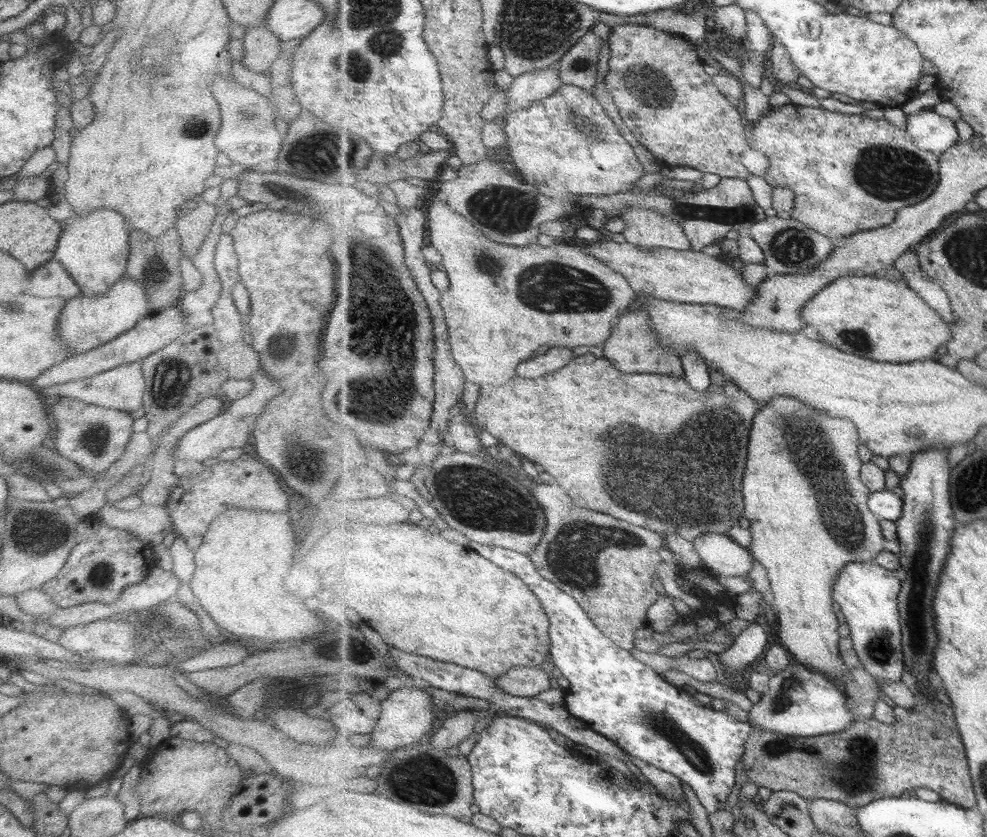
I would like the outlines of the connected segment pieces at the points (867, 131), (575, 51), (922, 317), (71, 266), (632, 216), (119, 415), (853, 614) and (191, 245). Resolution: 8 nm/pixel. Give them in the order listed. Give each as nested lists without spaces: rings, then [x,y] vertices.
[[[790,103],[784,106],[772,106],[768,112],[765,112],[762,115],[760,120],[748,122],[747,134],[749,135],[749,141],[751,144],[750,147],[764,153],[771,162],[771,167],[767,170],[767,175],[765,176],[767,182],[774,189],[790,188],[790,190],[794,190],[796,193],[797,206],[792,213],[792,218],[810,226],[810,228],[813,228],[826,236],[829,236],[837,242],[842,240],[842,238],[849,237],[850,235],[862,231],[887,227],[890,224],[896,223],[896,220],[899,218],[899,214],[902,212],[903,208],[911,207],[930,199],[931,196],[935,194],[939,184],[941,183],[942,155],[920,148],[919,145],[916,144],[914,137],[907,131],[907,129],[903,130],[885,118],[875,120],[874,118],[870,118],[862,114],[842,114],[837,111],[833,112],[832,110],[827,110],[823,107],[816,108]]]
[[[590,31],[560,61],[560,78],[564,84],[572,84],[580,88],[592,89],[598,84],[600,70],[600,54],[604,48],[604,40],[594,31]]]
[[[884,275],[840,277],[808,303],[803,309],[803,319],[807,326],[814,326],[820,336],[823,334],[834,347],[880,362],[910,364],[931,359],[940,346],[948,345],[955,339],[953,326],[919,292],[908,283],[890,280]]]
[[[97,208],[88,216],[74,216],[63,222],[64,231],[60,235],[53,259],[58,261],[71,279],[80,287],[84,296],[100,296],[108,292],[115,282],[125,274],[129,262],[129,252],[133,247],[131,230],[124,216],[115,210]]]
[[[622,209],[619,216],[626,223],[623,236],[641,247],[664,247],[676,250],[690,250],[694,244],[688,238],[682,225],[670,220],[659,210]]]
[[[70,397],[62,398],[64,400],[52,406],[48,412],[52,418],[52,439],[57,452],[87,472],[105,472],[124,455],[130,437],[134,434],[134,419],[120,410],[102,408]]]
[[[876,561],[847,564],[835,584],[835,601],[841,606],[851,629],[859,657],[875,678],[902,681],[906,676],[901,594],[904,575]]]
[[[200,200],[199,205],[192,212],[187,212],[178,220],[174,229],[181,238],[183,256],[193,260],[198,254],[203,242],[213,229],[217,215],[217,205]]]

